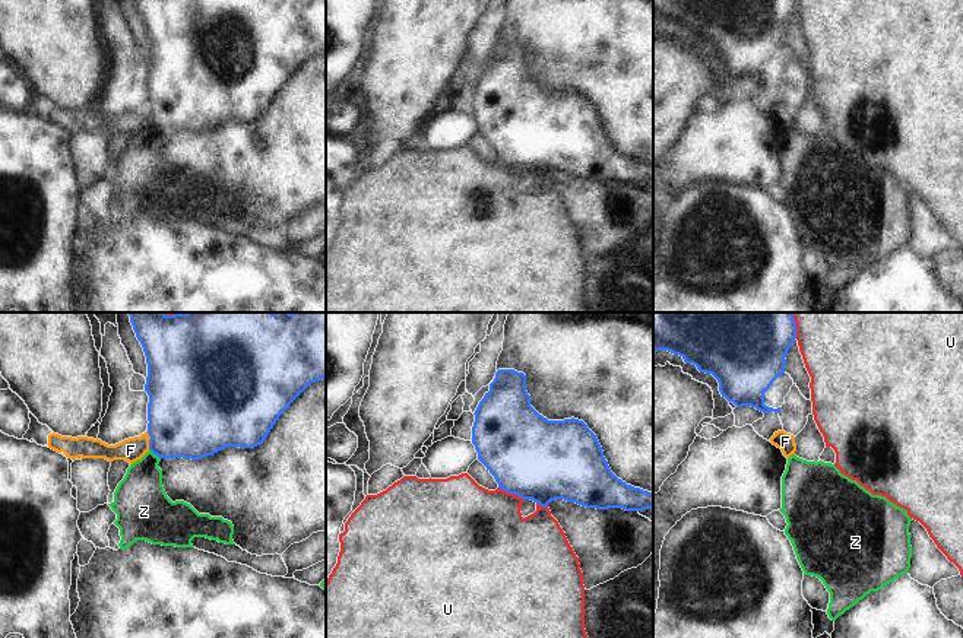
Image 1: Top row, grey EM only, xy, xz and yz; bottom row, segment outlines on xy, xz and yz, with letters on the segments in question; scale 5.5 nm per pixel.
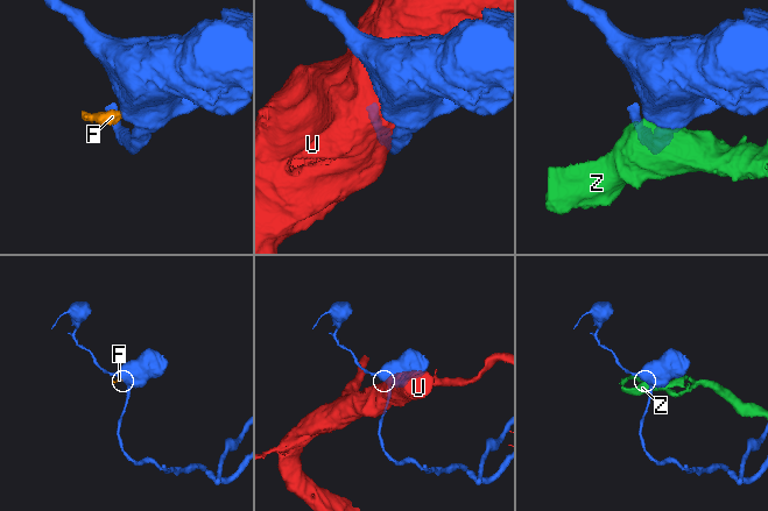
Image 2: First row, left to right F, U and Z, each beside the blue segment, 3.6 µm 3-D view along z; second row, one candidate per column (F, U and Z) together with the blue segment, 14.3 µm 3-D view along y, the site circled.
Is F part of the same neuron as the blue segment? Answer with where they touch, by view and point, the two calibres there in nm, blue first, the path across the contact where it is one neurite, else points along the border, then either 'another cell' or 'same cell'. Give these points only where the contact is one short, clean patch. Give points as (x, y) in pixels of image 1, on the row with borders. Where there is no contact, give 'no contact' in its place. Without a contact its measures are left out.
meets blue in xy at (149, 440); 440 nm thick on the blue side, 130 nm on the other; border along xy (146, 431), (149, 448); another cell

